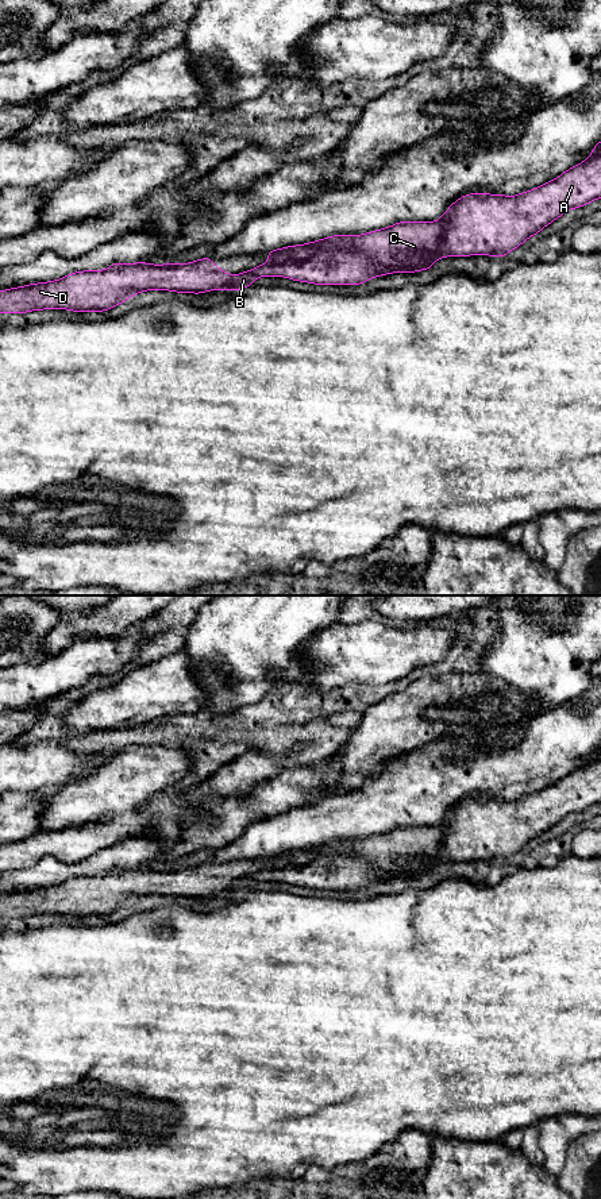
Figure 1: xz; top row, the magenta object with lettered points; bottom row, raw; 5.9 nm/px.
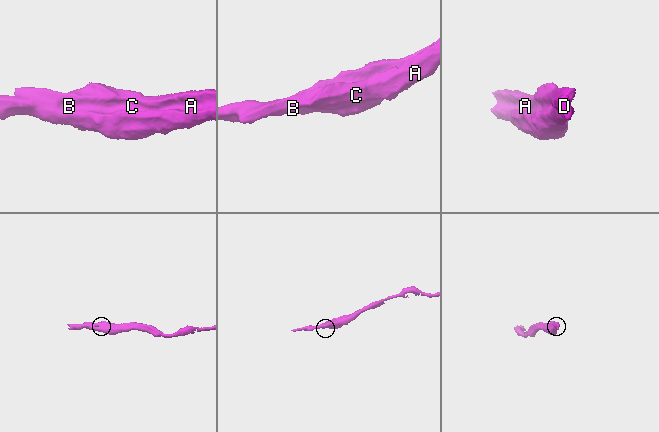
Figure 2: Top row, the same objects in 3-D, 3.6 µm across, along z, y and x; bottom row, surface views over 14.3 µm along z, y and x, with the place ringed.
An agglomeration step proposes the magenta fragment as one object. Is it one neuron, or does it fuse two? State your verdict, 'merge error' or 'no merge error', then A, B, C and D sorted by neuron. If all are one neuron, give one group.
merge error; groups A B / C D

